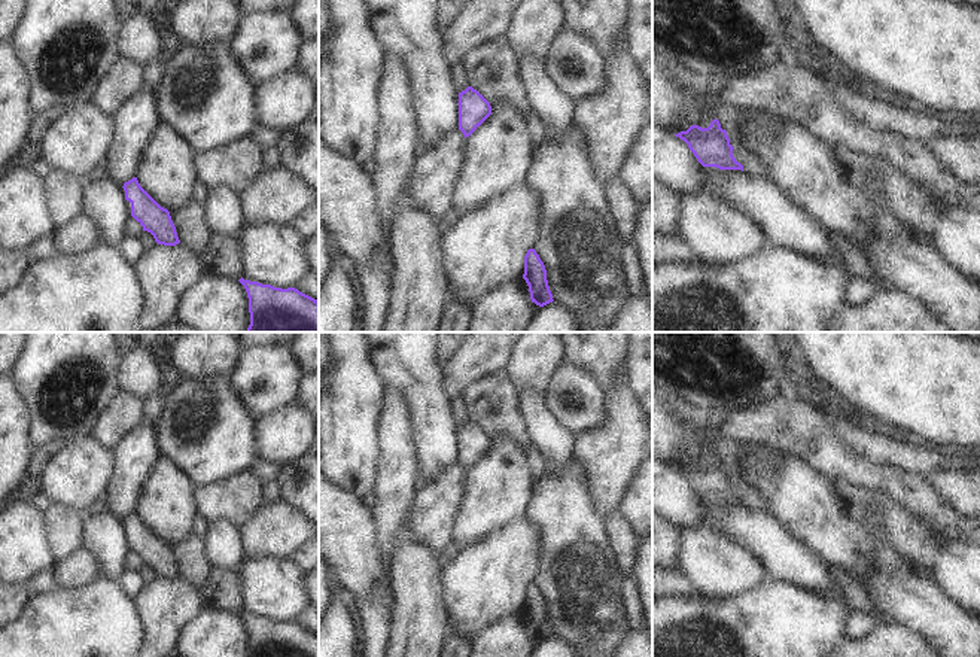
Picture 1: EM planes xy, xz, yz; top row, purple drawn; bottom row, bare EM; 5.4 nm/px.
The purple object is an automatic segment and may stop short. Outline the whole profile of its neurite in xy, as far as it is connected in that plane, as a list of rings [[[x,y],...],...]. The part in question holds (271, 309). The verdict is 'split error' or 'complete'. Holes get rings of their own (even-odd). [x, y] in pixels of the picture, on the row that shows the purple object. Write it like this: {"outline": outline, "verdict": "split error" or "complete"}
{"outline": [[[238,280],[249,298],[247,332],[319,332],[319,301],[295,288]]], "verdict": "complete"}

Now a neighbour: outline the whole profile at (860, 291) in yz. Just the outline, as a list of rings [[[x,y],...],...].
[[[853,277],[846,289],[846,302],[850,305],[864,304],[870,301],[877,291],[877,285],[873,280]]]

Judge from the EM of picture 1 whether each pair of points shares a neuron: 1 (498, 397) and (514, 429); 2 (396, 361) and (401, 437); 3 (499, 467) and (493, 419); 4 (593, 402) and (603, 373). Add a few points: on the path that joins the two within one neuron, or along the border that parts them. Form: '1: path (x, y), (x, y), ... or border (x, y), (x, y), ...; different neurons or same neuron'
1: path (498, 404), (498, 408), (511, 422); same neuron
2: border (387, 386), (402, 397), (410, 423); different neurons
3: border (490, 437), (505, 432), (519, 446); different neurons
4: border (571, 365), (583, 370), (602, 394); different neurons

